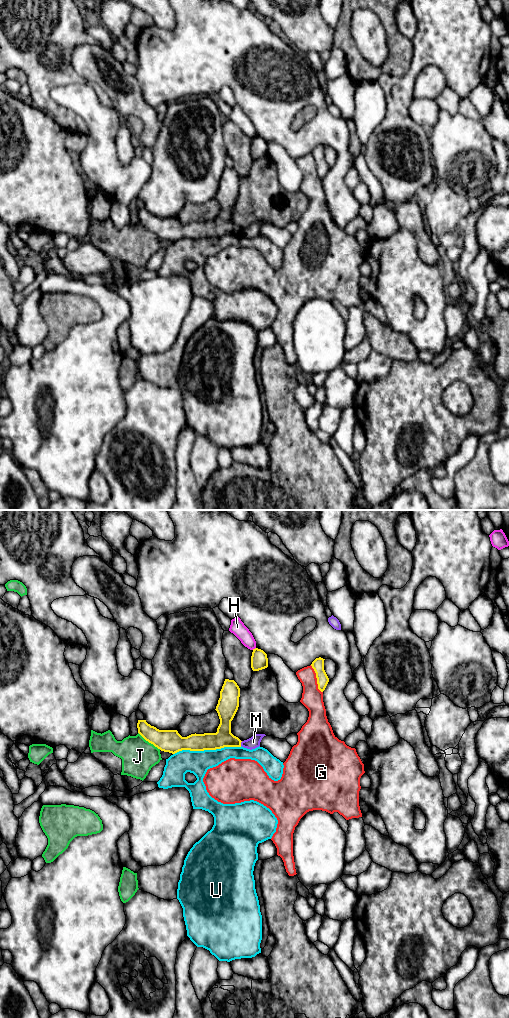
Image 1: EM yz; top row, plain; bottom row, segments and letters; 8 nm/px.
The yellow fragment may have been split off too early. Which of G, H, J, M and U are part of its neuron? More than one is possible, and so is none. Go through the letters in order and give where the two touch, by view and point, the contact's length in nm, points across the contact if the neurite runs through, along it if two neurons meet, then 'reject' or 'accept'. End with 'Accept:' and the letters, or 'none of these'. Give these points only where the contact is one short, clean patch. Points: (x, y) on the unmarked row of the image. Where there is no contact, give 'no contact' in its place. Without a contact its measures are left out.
G: contact yz (317, 167); length 240 nm; reject
H: contact yz (253, 137); length 40 nm; reject
J: contact yz (149, 230); length 240 nm; border yz (138, 220), (160, 237); reject
M: contact yz (240, 231); length 40 nm; border yz (242, 229), (240, 233); reject
U: contact yz (207, 237); length 550 nm; reject
Accept: none of these

